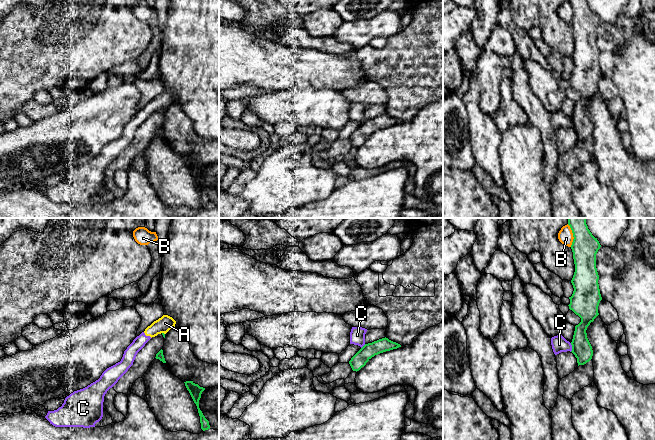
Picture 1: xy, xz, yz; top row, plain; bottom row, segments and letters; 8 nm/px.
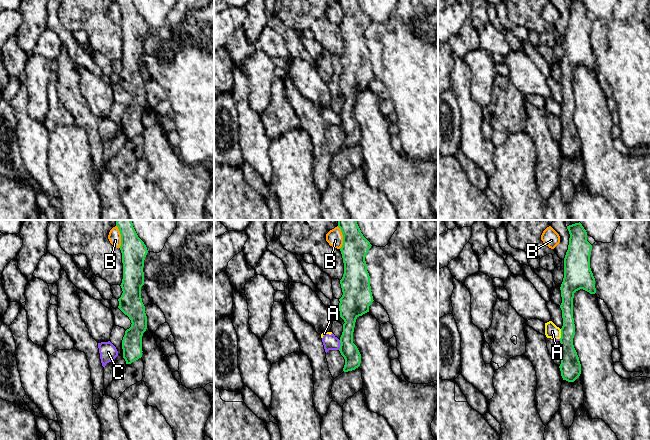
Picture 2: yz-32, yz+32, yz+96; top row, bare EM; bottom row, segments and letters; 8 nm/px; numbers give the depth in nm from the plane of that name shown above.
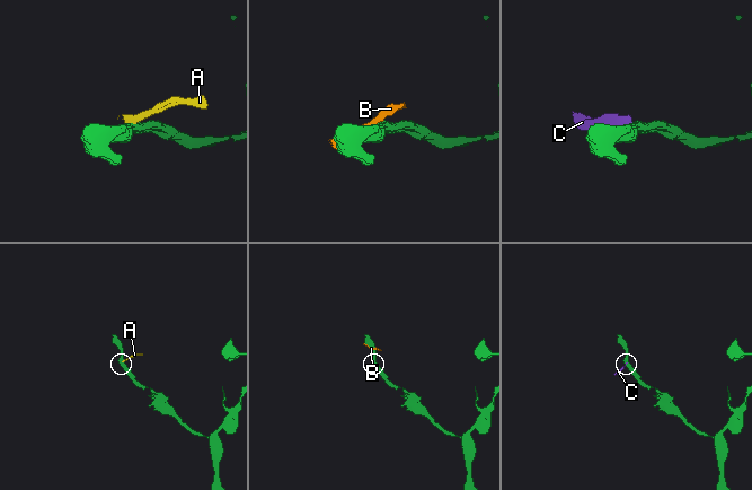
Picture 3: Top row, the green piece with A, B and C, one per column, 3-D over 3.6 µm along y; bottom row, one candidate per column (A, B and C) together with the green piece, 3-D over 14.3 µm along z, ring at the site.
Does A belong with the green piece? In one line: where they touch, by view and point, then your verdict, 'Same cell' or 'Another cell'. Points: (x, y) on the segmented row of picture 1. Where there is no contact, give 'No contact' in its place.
Touches green at xy (163, 333). Another cell

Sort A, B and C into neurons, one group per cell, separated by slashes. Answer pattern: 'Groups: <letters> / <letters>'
Groups: A C / B

